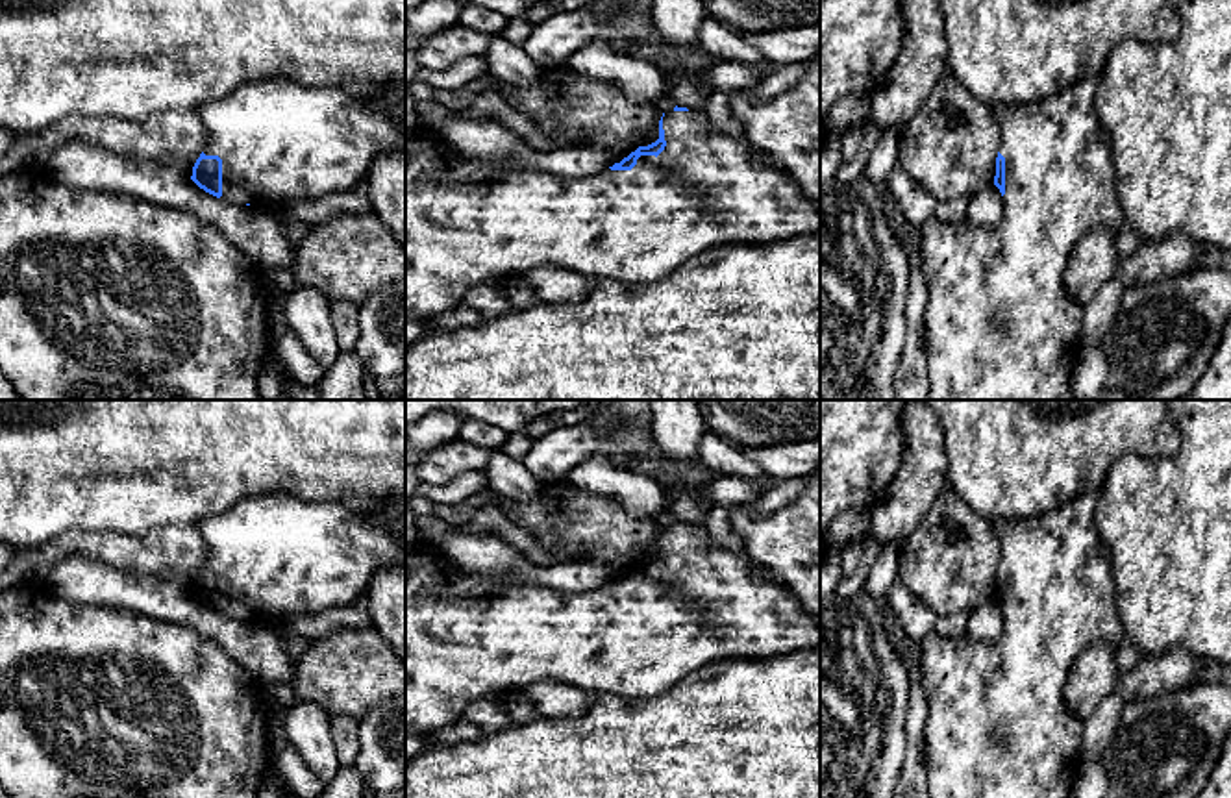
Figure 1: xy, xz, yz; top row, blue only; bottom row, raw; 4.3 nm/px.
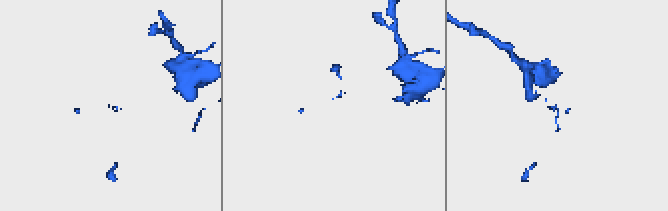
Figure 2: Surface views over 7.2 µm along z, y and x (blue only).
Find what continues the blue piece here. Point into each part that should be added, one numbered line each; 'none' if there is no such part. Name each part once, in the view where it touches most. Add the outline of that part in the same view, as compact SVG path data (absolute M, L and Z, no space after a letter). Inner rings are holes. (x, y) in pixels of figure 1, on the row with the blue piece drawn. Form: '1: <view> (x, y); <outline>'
1: xz (467, 223); M405 93L405 322L426 324L431 317L457 307L465 294L476 285L491 281L504 283L509 278L524 276L537 267L563 267L581 272L592 280L613 280L622 283L650 283L672 274L689 257L722 243L770 243L789 241L794 235L820 235L820 207L814 206L783 168L761 161L755 152L711 128L703 109L668 111L663 117L665 150L655 156L640 156L631 170L605 168L587 178L565 178L541 170L505 170L470 159L448 144L437 131L422 126L417 102Z

